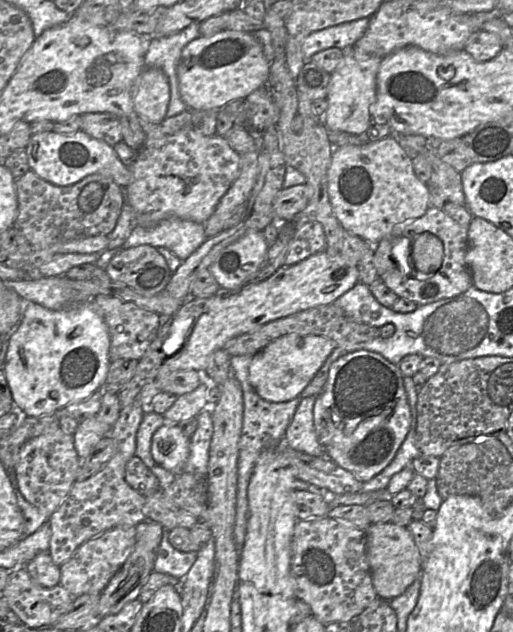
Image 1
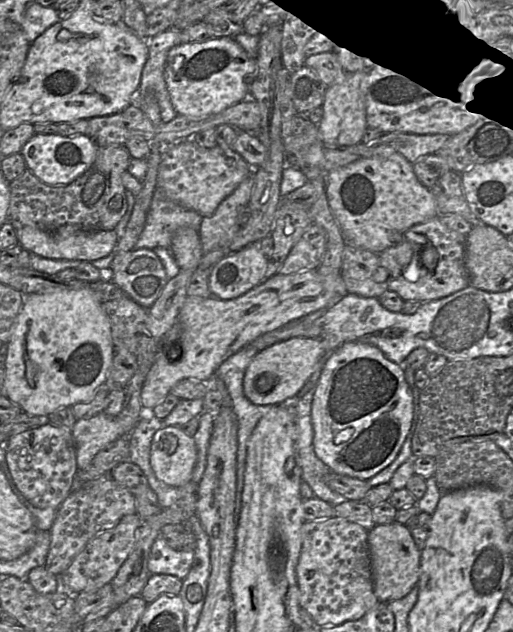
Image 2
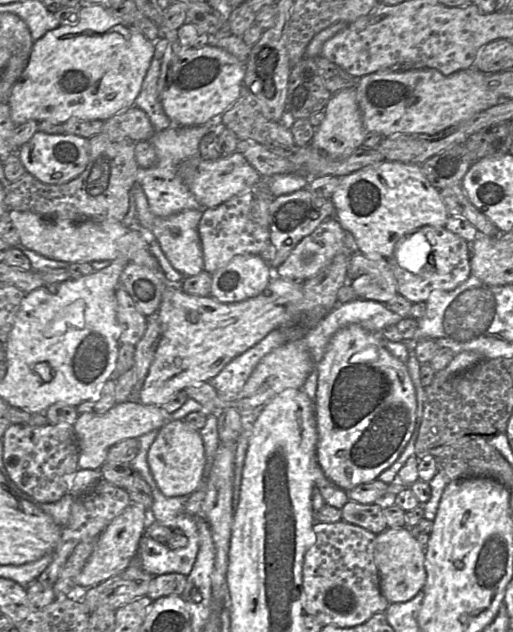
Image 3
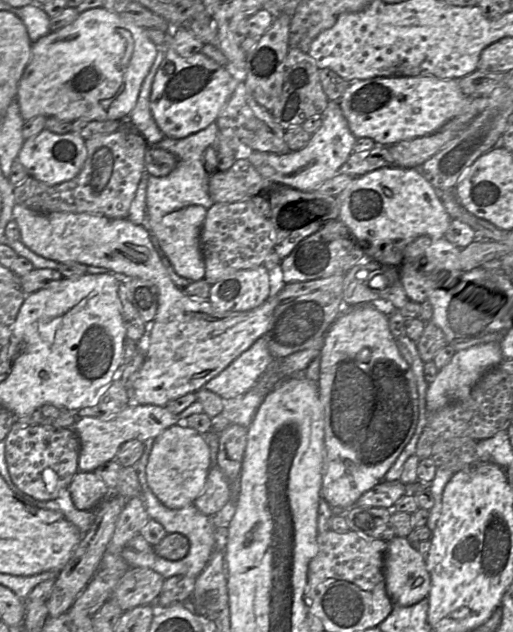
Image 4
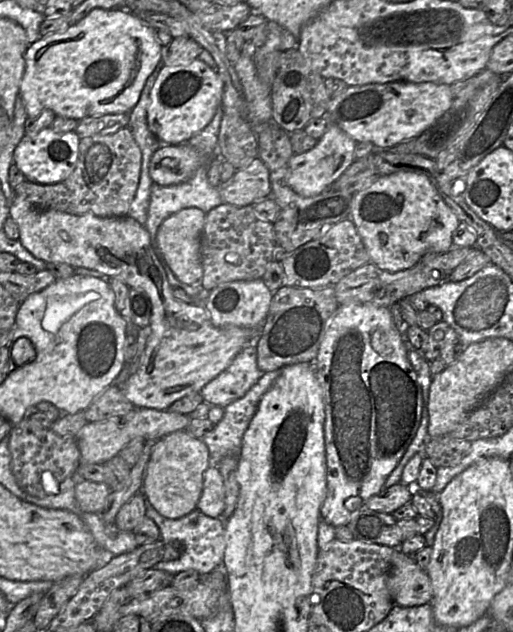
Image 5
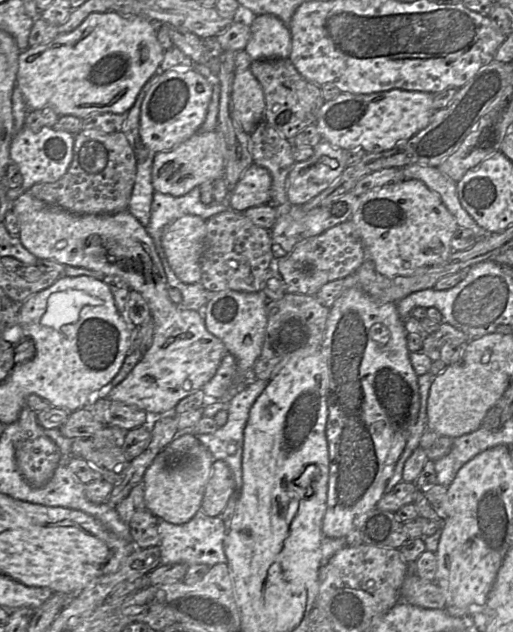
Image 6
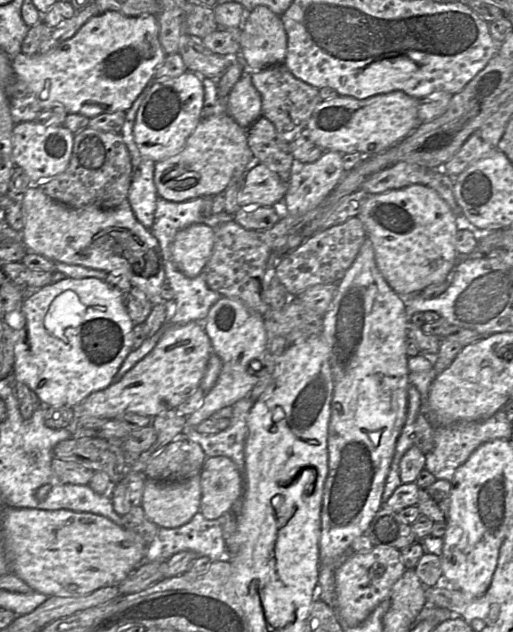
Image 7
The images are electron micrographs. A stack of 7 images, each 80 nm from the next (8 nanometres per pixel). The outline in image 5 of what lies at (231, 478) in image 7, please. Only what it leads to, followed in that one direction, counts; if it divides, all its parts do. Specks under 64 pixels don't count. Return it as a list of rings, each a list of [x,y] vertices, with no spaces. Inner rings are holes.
[[[211,464],[204,474],[202,494],[197,508],[209,517],[222,518],[225,508],[225,486],[217,464]]]

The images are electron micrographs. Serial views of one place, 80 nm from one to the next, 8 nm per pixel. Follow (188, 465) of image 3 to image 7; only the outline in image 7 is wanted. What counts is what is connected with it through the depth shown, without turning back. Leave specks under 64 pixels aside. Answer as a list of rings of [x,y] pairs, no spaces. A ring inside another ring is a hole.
[[[200,474],[182,482],[147,479],[141,506],[158,527],[178,528],[200,511],[201,495]]]

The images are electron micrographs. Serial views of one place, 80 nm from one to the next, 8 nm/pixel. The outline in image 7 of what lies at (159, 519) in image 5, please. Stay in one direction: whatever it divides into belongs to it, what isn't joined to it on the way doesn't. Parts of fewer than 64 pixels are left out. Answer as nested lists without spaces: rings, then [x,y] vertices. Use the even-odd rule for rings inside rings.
[[[199,511],[185,525],[178,528],[159,527],[156,544],[148,546],[144,561],[168,560],[181,551],[191,550],[199,556],[207,556],[212,562],[226,560],[230,561],[226,542],[223,536],[221,518],[209,520]]]

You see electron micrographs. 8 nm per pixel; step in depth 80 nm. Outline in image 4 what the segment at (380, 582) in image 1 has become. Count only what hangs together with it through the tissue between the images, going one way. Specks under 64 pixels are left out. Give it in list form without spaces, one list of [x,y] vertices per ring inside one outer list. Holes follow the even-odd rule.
[[[395,536],[388,543],[384,563],[384,575],[388,596],[394,605],[412,606],[428,597],[431,578],[426,566],[426,558],[414,548],[407,537]]]

